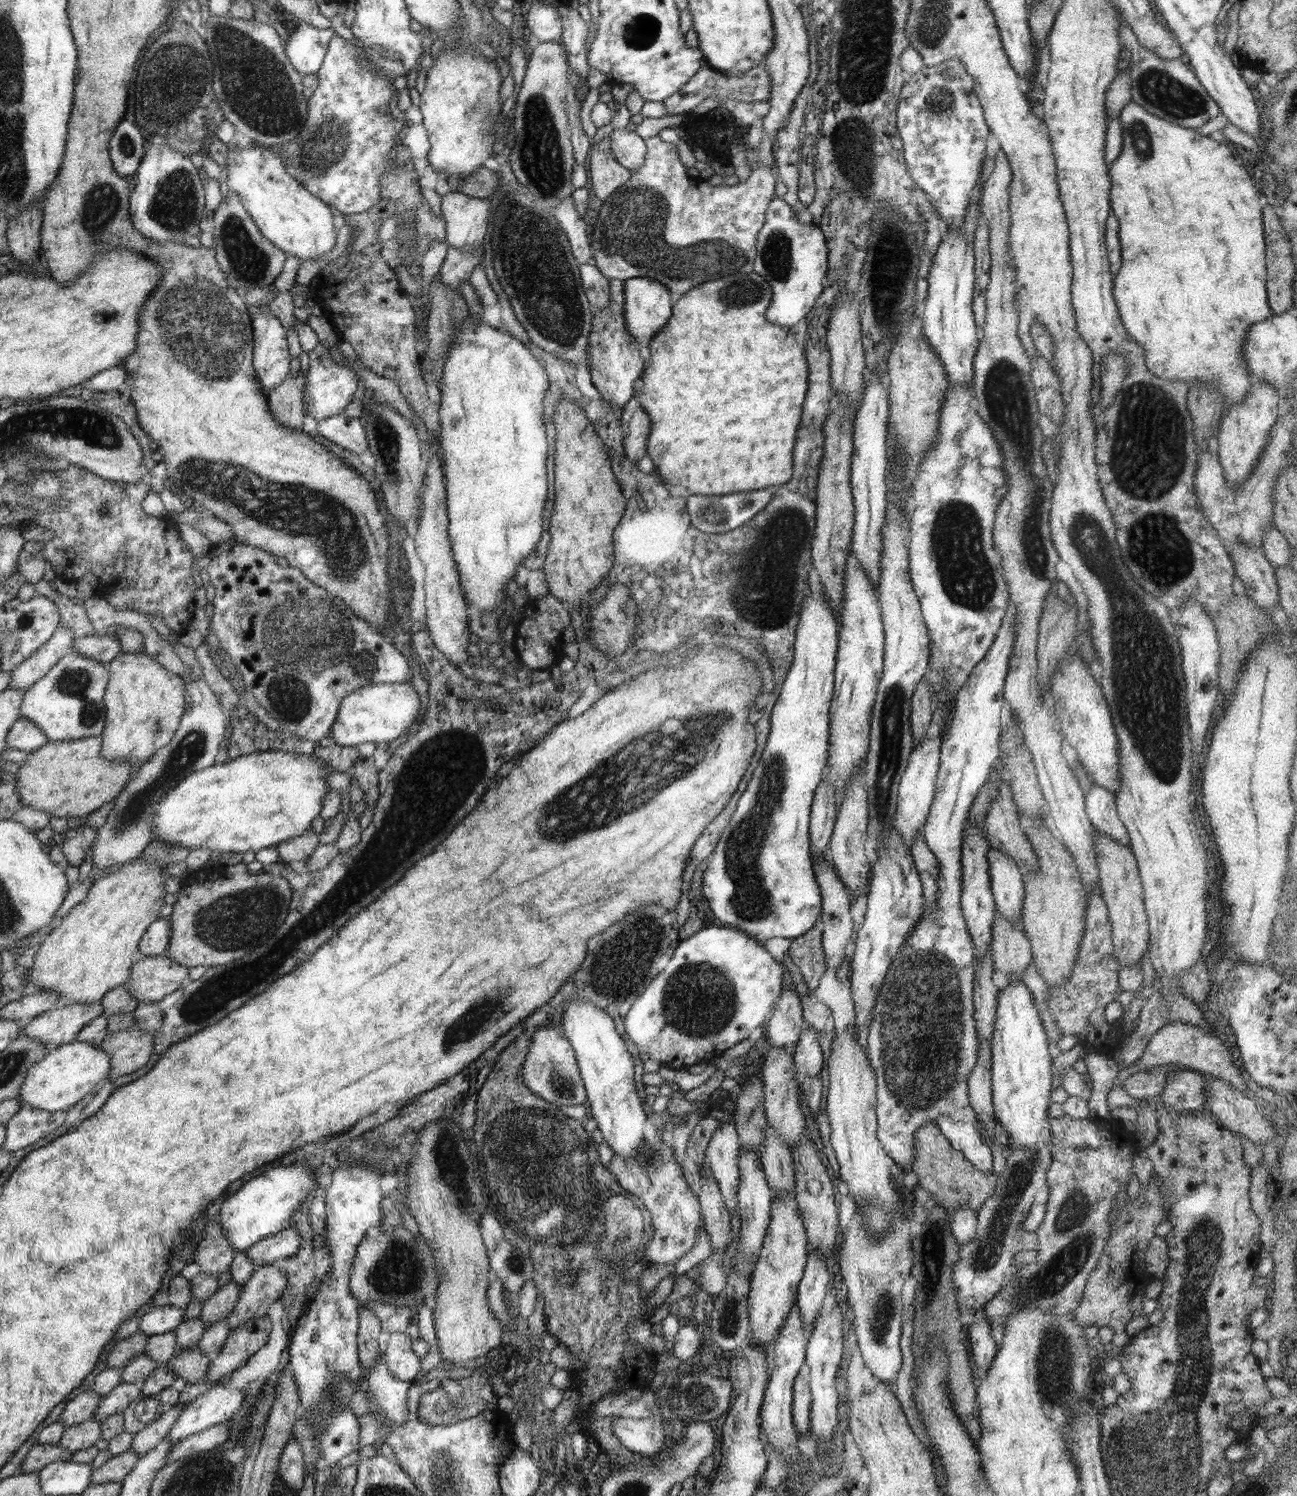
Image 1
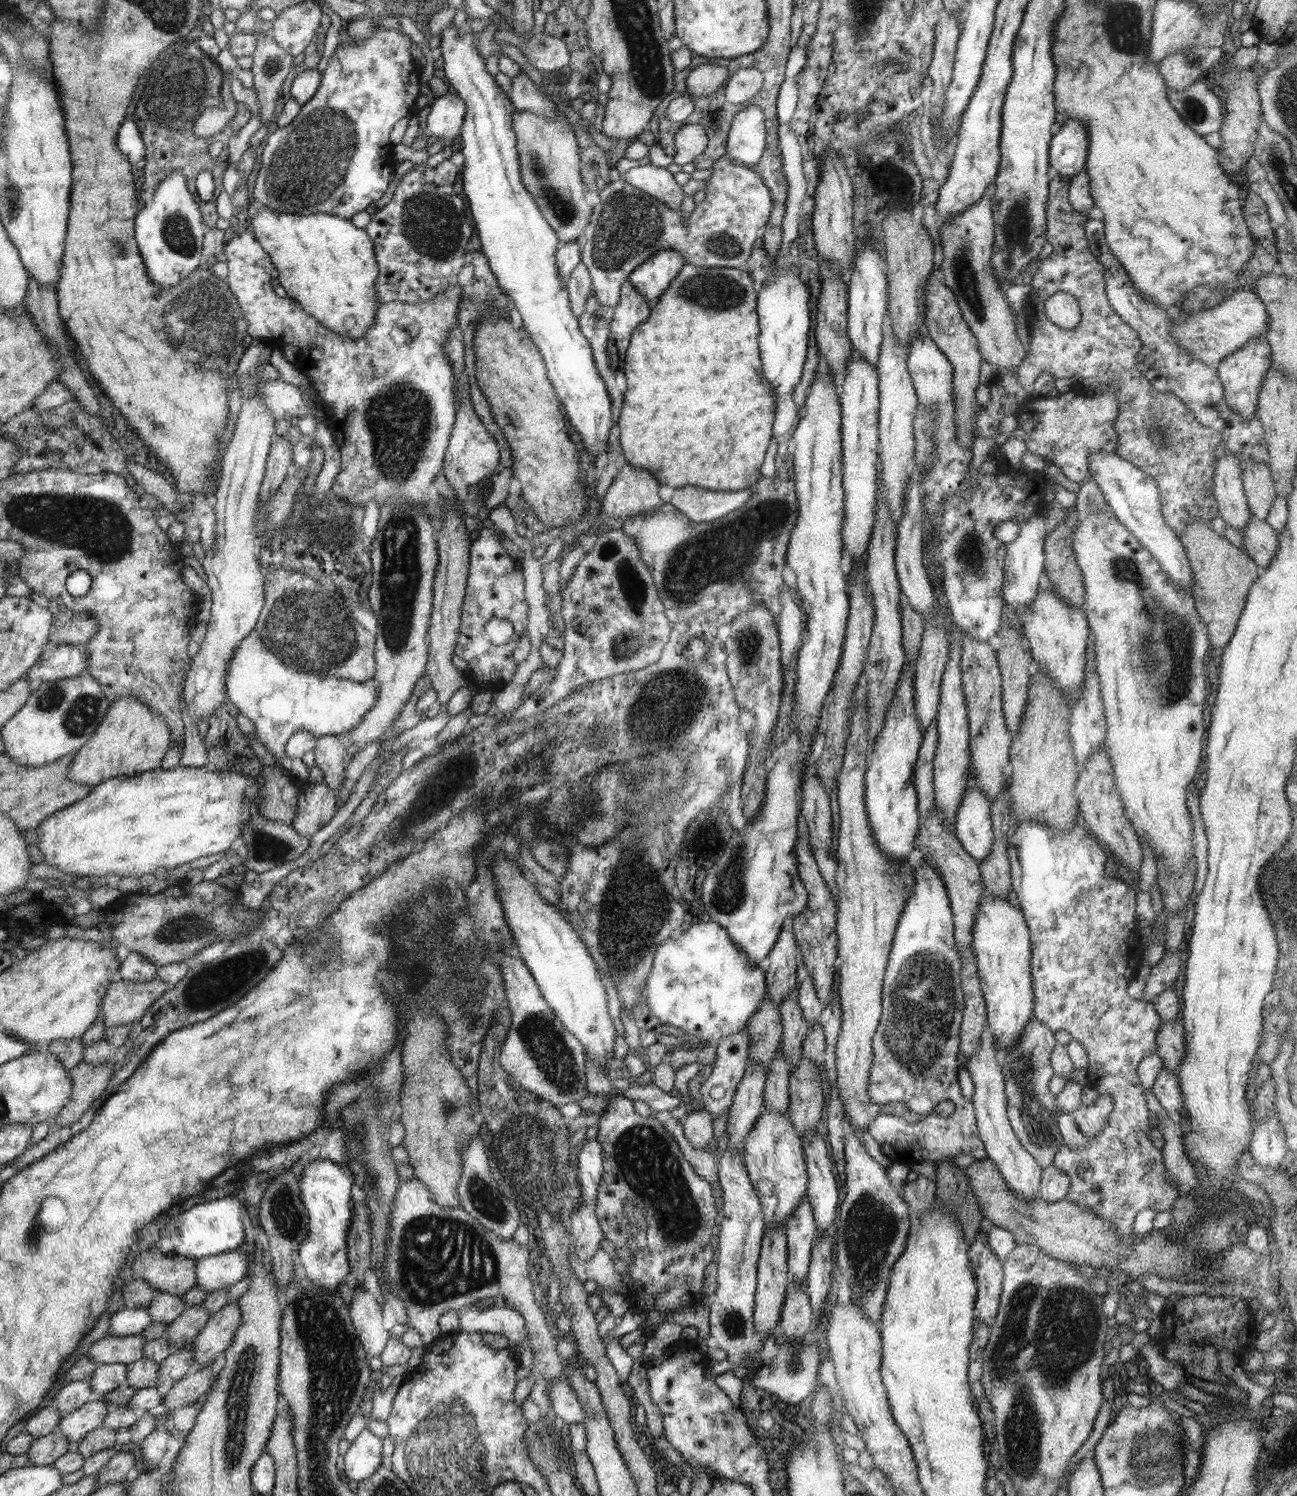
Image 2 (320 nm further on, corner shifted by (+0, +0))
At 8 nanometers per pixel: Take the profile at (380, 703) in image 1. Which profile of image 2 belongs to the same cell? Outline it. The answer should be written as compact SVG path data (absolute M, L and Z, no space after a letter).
M255 628L242 639L234 650L225 680L229 700L238 708L240 715L252 720L257 740L266 746L270 754L276 756L276 760L283 768L286 768L286 764L291 761L285 753L285 745L288 744L293 734L306 730L316 737L346 735L372 710L377 699L378 685L377 680L352 682L350 679L336 678L331 674L311 673L290 666L263 643L263 638Z

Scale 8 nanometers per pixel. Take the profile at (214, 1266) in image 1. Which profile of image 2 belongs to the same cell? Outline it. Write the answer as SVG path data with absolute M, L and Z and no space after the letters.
M152 1248L136 1255L130 1268L134 1279L142 1279L158 1291L181 1296L196 1286L196 1266L196 1258L164 1254Z

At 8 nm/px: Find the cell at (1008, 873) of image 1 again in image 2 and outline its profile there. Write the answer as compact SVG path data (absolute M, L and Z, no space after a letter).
M972 770L972 776L966 783L964 794L958 805L958 810L956 810L954 831L964 850L976 860L986 858L987 854L990 854L994 840L991 821L991 802L985 796L987 794L977 785L977 778L974 776L974 770Z

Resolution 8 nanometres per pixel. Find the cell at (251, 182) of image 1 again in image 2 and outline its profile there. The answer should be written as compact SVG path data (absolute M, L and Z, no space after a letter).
M265 209L262 213L256 213L252 218L253 234L258 242L264 247L264 250L269 254L271 261L275 268L279 272L278 280L282 285L287 296L290 297L296 303L302 307L310 316L313 316L317 321L325 326L332 332L337 332L340 336L346 336L346 338L362 338L367 333L367 330L373 326L375 322L375 316L377 316L380 303L376 301L376 297L379 296L377 290L377 281L379 278L379 264L377 262L377 256L375 255L375 244L372 239L369 238L368 232L360 230L356 226L352 226L350 219L342 220L332 214L288 214L287 212L278 212L277 210Z

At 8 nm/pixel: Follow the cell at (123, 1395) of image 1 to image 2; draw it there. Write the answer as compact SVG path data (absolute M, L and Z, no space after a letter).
M104 1398L84 1404L70 1415L62 1417L56 1432L66 1435L68 1443L80 1443L88 1432L102 1427L106 1414L110 1414L112 1408Z

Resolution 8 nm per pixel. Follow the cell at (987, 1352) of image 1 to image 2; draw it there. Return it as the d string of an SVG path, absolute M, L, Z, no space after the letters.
M982 1228L969 1246L969 1257L978 1285L975 1300L976 1318L990 1326L998 1312L1004 1271L1003 1261L990 1248L987 1234Z

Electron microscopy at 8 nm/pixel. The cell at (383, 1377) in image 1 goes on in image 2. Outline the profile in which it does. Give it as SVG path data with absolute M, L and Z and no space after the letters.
M355 1285L354 1297L350 1302L350 1314L353 1315L354 1326L364 1344L365 1351L379 1358L390 1338L384 1328L382 1307L364 1285Z

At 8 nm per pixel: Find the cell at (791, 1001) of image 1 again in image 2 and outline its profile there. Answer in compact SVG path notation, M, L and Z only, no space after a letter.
M784 927L765 964L767 993L777 1007L784 997L792 995L799 987L797 969L800 960L800 948L794 934Z

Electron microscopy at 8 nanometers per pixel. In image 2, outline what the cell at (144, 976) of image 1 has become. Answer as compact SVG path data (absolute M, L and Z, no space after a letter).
M158 978L147 982L113 982L101 1004L103 1023L110 1027L140 1021L150 1005L170 989Z

